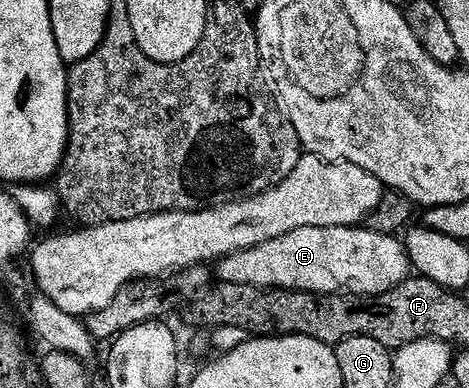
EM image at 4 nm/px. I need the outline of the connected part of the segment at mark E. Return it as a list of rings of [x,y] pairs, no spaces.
[[[301,227],[297,231],[289,231],[289,235],[281,235],[277,239],[269,239],[269,243],[261,243],[257,247],[249,247],[245,251],[237,251],[228,257],[220,257],[217,261],[218,280],[222,283],[241,283],[262,289],[296,289],[306,293],[341,293],[350,291],[358,297],[376,297],[402,281],[406,281],[411,261],[407,257],[406,244],[398,236],[381,235],[366,227]]]

